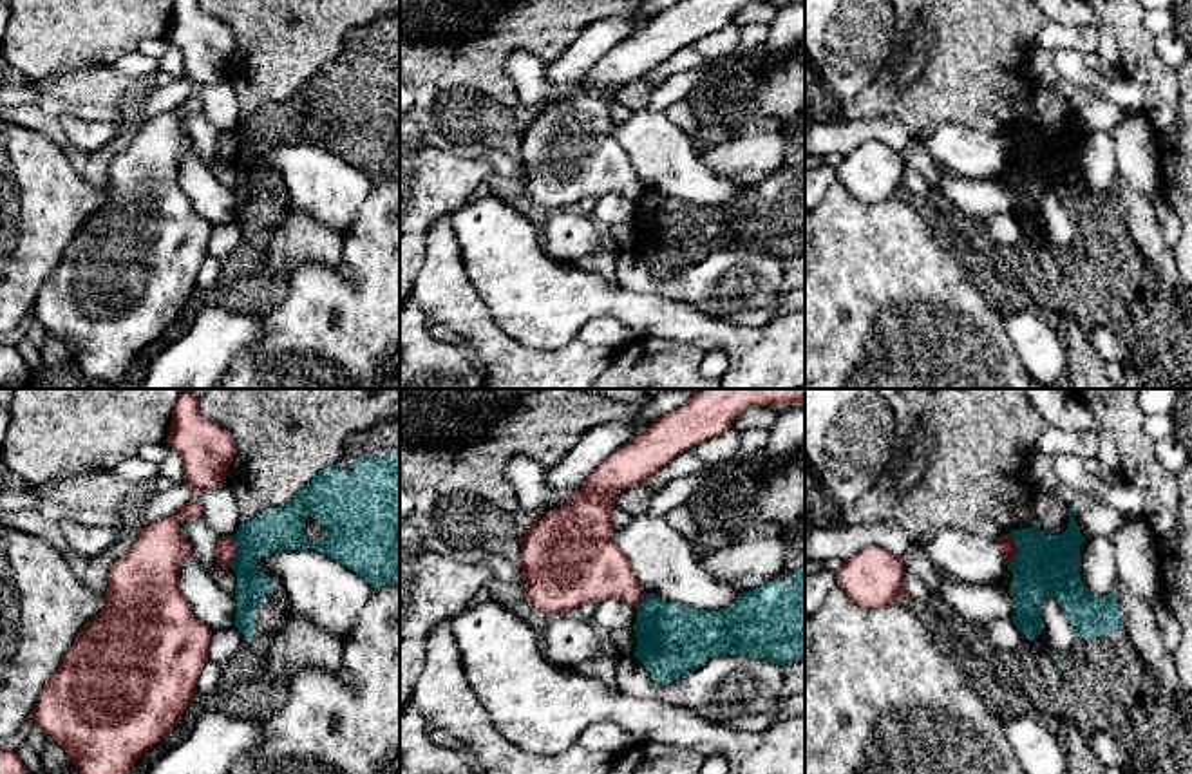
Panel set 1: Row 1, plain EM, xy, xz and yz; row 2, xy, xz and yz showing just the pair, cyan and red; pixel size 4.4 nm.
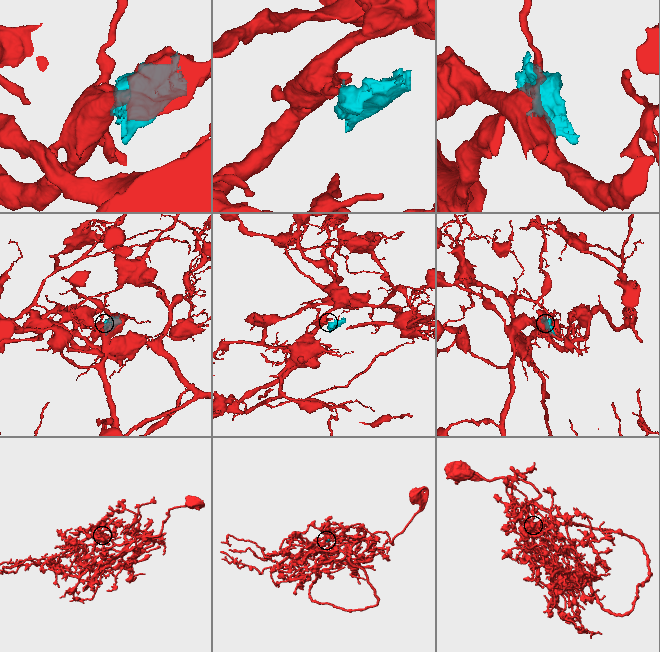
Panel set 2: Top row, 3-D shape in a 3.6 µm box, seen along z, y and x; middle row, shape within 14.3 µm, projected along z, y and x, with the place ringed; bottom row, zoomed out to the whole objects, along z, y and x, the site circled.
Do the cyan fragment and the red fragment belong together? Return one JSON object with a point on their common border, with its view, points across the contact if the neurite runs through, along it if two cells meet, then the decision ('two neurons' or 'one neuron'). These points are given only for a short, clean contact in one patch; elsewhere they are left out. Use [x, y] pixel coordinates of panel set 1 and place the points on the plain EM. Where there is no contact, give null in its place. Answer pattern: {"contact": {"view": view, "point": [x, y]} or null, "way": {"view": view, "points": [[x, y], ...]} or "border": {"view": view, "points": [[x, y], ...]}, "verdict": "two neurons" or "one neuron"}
{"contact": {"view": "yz", "point": [1017, 145]}, "border": {"view": "yz", "points": [[1012, 127], [1015, 152], [1008, 161]]}, "verdict": "two neurons"}

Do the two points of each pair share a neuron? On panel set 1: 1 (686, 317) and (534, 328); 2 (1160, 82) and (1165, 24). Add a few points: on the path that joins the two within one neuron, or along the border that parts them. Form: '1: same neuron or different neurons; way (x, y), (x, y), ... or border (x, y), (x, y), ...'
1: same neuron; way (648, 315), (624, 304), (572, 304)
2: different neurons; border (1144, 18), (1144, 24), (1154, 37)

